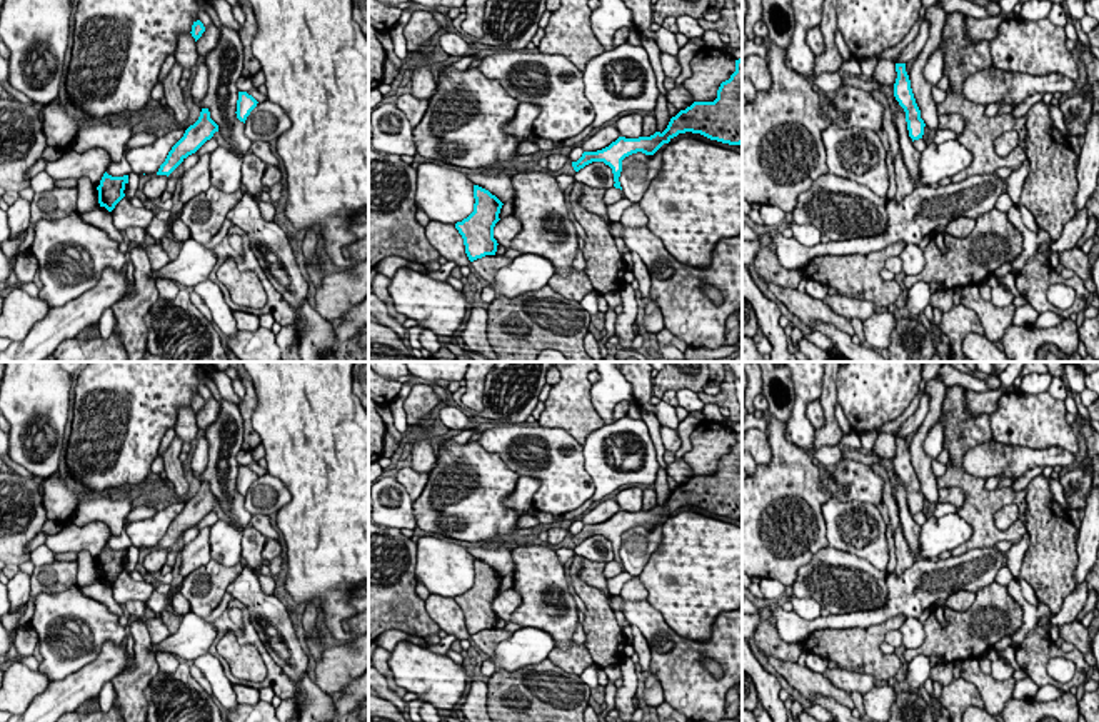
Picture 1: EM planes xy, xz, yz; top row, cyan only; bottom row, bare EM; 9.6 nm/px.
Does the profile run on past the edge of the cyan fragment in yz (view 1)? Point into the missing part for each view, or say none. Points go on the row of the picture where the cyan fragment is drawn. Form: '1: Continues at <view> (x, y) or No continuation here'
1: No continuation here

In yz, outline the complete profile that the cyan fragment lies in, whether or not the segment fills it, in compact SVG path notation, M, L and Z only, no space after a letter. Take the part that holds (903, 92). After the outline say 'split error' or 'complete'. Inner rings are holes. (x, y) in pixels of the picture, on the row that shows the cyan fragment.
M896 63L896 72L897 72L897 78L894 83L894 97L906 112L909 137L914 142L922 138L926 123L921 118L921 110L916 103L914 93L911 88L911 80L906 72L906 63Z; complete

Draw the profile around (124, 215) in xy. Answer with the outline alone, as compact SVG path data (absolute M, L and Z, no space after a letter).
M123 197L112 210L113 225L122 233L128 227L147 228L153 217L155 213L152 210L133 207L127 197Z

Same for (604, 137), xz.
M604 127L595 135L584 140L582 148L584 148L584 152L597 152L597 150L609 147L619 137L620 137L620 133L615 127Z

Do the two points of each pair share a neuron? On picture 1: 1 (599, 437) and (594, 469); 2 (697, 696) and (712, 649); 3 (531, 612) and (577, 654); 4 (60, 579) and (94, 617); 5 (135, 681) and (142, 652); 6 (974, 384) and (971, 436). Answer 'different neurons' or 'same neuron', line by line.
1: same neuron
2: same neuron
3: different neurons
4: different neurons
5: same neuron
6: different neurons

